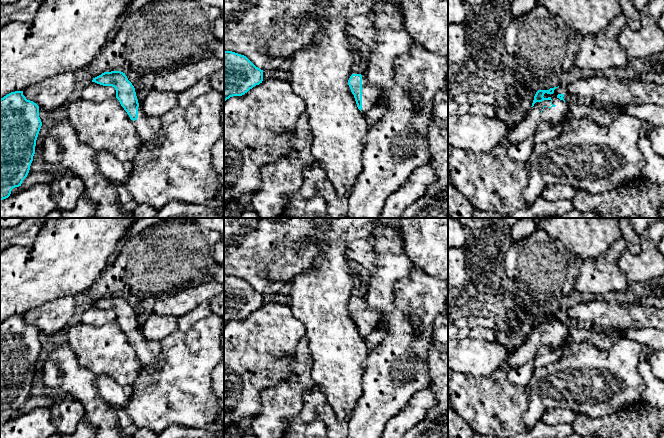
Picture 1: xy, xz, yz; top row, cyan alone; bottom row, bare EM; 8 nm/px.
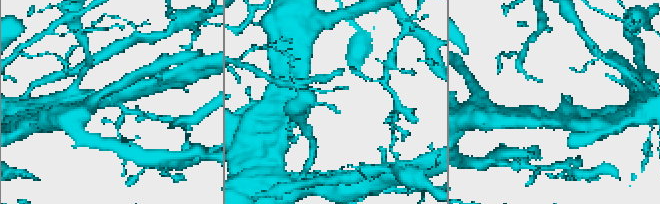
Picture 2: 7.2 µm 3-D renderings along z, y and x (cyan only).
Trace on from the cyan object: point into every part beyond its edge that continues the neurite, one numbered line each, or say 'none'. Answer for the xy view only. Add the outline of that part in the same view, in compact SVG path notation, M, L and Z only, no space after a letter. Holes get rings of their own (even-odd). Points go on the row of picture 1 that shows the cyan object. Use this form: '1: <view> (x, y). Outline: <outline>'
1: xy (147, 128). Outline: M139 104L138 118L134 121L138 136L143 141L149 141L158 136L160 121L157 118L147 117Z

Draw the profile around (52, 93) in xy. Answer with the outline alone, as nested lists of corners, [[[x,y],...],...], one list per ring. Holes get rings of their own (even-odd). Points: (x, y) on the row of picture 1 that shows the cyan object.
[[[64,72],[23,90],[23,95],[39,108],[51,111],[75,97],[75,90],[77,88],[74,74]]]

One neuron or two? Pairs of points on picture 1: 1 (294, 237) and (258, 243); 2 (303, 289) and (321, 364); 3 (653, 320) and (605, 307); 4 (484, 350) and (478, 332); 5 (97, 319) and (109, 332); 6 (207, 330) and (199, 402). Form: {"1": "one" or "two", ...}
{"1": "one", "2": "one", "3": "one", "4": "two", "5": "two", "6": "one"}

